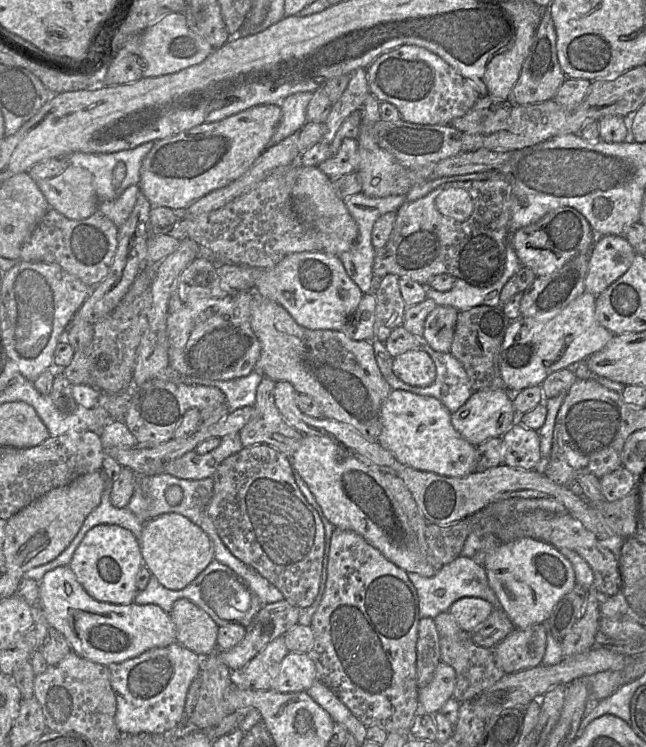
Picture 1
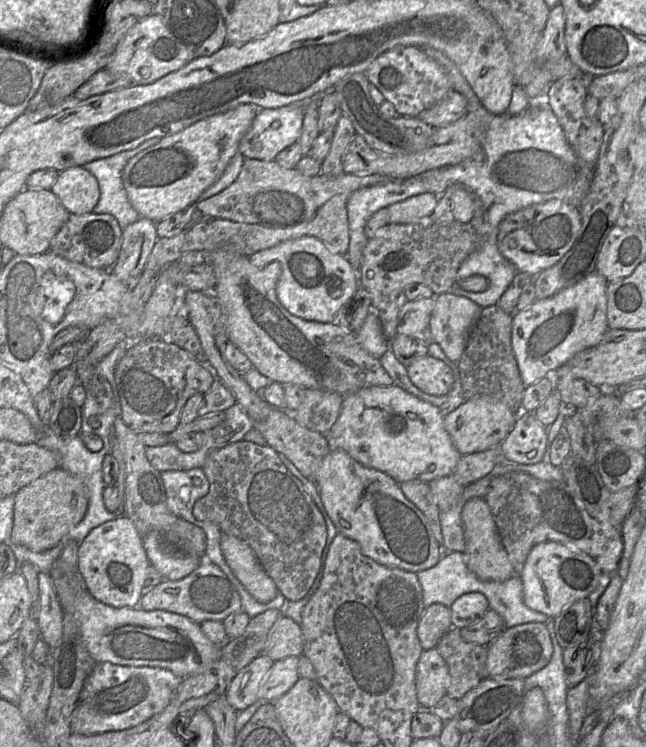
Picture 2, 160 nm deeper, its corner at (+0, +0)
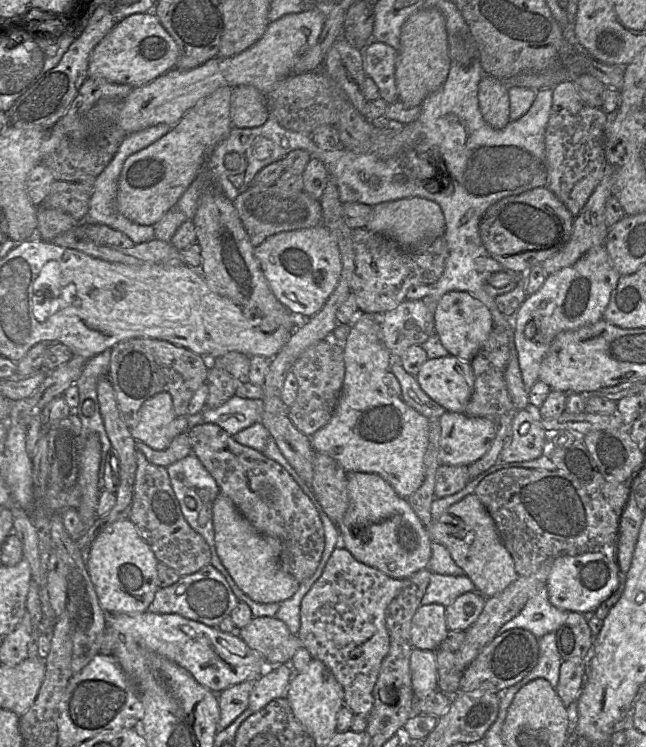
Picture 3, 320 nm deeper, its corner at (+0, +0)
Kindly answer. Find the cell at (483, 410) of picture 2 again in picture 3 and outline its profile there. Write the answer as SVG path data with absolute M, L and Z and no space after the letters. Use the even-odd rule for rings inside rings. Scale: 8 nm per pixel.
M445 412L439 418L439 463L469 466L484 456L493 443L495 426L487 418Z

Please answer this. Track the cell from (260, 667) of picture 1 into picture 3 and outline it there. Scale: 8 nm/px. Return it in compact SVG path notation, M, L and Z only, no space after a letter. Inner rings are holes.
M255 681L232 685L217 694L220 710L218 730L229 726L249 706L250 693Z

